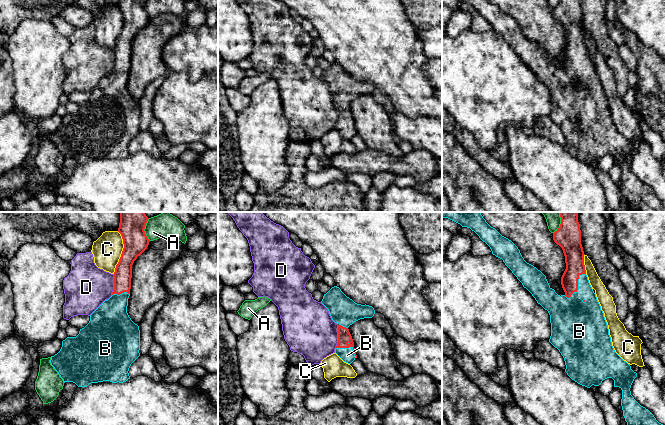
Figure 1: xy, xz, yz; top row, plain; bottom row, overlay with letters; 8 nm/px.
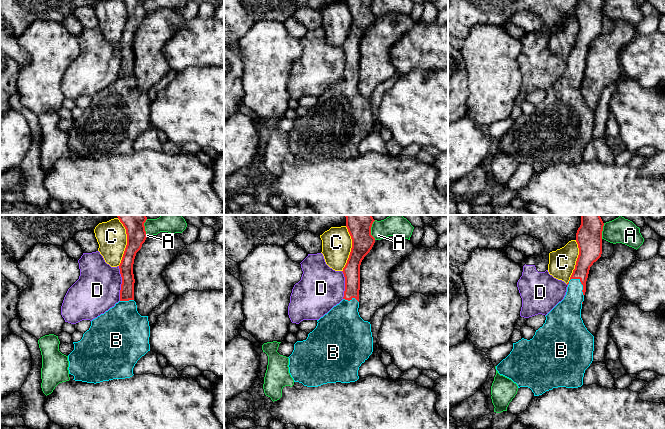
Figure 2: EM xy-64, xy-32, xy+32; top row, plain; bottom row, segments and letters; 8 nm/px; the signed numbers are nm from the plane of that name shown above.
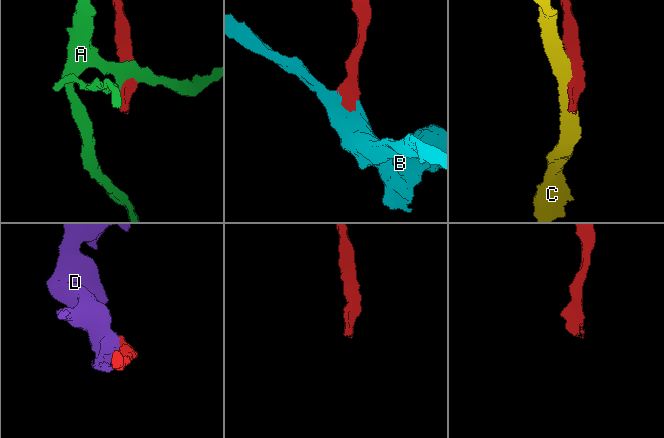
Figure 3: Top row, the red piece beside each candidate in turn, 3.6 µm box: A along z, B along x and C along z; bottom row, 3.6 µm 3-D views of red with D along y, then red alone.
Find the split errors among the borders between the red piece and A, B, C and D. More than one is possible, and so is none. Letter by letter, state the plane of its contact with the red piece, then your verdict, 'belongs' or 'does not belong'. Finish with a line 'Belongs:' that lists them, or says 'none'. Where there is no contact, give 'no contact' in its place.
A: contact in xy; does not belong
B: contact in yz; belongs
C: contact in xy; does not belong
D: contact in xz; does not belong
Belongs: B

